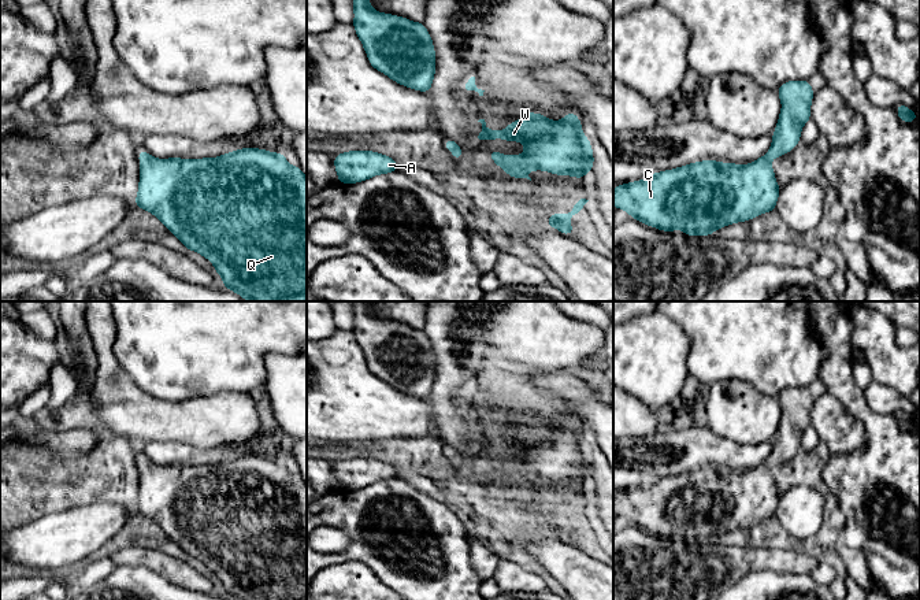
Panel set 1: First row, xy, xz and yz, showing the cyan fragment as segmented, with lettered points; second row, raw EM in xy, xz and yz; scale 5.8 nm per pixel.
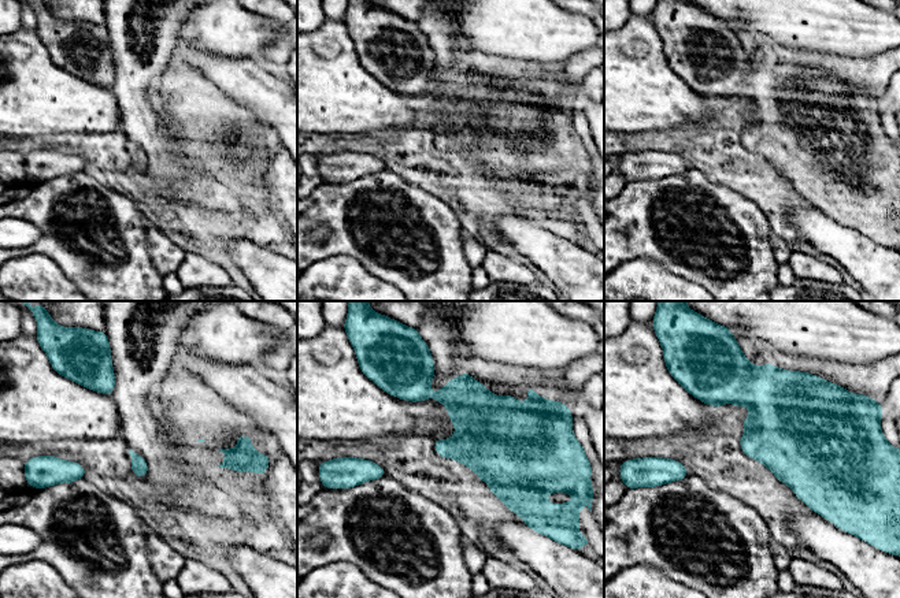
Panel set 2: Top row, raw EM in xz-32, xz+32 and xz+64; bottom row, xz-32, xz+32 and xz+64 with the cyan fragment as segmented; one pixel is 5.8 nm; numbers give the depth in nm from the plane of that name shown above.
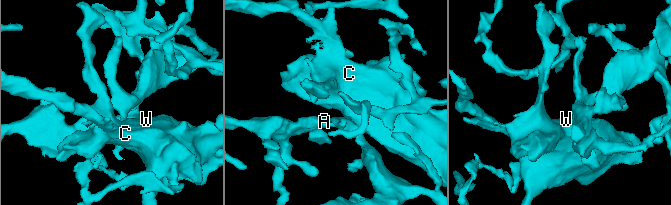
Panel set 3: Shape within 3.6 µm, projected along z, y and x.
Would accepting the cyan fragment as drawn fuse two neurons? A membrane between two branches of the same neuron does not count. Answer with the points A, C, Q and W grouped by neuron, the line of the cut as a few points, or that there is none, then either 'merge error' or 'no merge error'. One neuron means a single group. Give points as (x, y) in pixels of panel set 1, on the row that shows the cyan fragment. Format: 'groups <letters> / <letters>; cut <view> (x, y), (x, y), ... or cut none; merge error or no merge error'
groups A C Q W; cut none; no merge error

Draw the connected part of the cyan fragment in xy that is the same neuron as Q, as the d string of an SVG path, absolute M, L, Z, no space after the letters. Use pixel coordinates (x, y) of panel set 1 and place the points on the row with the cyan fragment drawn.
M240 148L218 158L203 159L157 159L138 151L140 182L134 204L153 214L183 245L207 258L222 277L225 288L235 292L246 301L307 301L307 177L298 166L292 166L282 152L260 148Z

